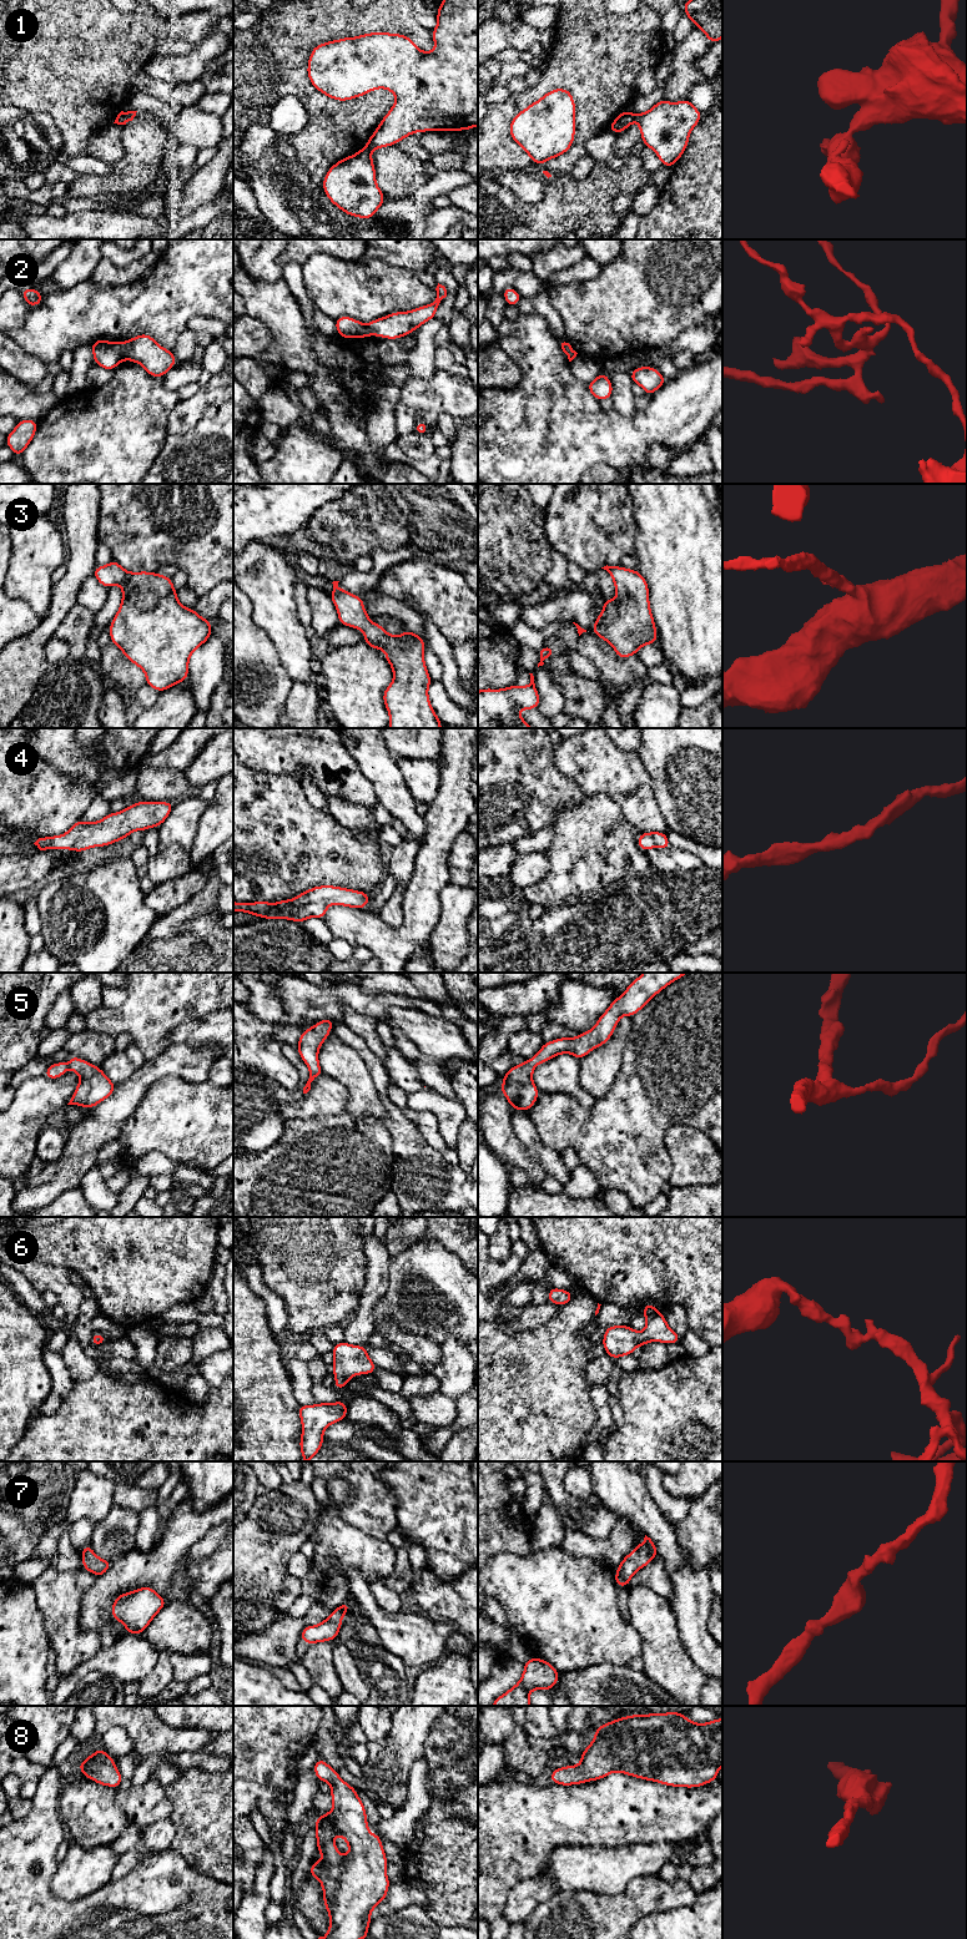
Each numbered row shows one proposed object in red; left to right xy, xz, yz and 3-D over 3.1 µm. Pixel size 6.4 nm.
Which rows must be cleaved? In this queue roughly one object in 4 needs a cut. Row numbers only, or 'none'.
1, 2

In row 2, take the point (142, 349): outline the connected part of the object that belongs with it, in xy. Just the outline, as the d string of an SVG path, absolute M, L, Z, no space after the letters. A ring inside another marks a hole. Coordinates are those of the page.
M138 334L124 342L125 359L138 363L153 378L162 378L177 359L150 334Z

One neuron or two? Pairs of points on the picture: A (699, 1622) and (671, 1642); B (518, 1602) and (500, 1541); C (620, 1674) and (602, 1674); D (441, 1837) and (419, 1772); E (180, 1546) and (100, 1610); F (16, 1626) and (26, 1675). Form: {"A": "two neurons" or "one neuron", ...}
{"A": "two neurons", "B": "two neurons", "C": "one neuron", "D": "two neurons", "E": "one neuron", "F": "one neuron"}

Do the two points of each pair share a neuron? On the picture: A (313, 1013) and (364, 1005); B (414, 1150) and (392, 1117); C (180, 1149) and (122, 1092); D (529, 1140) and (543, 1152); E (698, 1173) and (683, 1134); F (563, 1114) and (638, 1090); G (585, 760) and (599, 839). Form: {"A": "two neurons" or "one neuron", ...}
{"A": "one neuron", "B": "one neuron", "C": "two neurons", "D": "one neuron", "E": "one neuron", "F": "one neuron", "G": "two neurons"}

